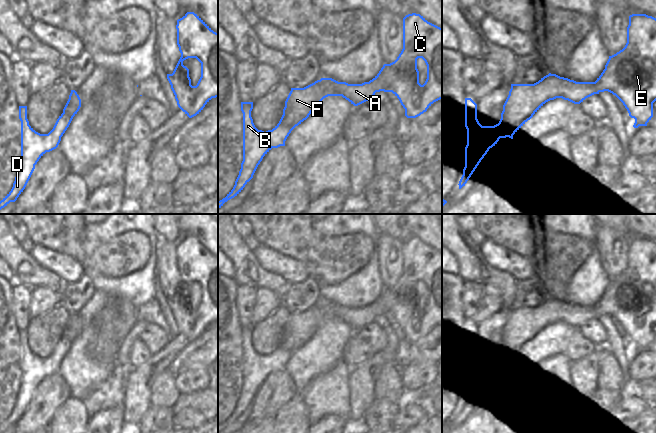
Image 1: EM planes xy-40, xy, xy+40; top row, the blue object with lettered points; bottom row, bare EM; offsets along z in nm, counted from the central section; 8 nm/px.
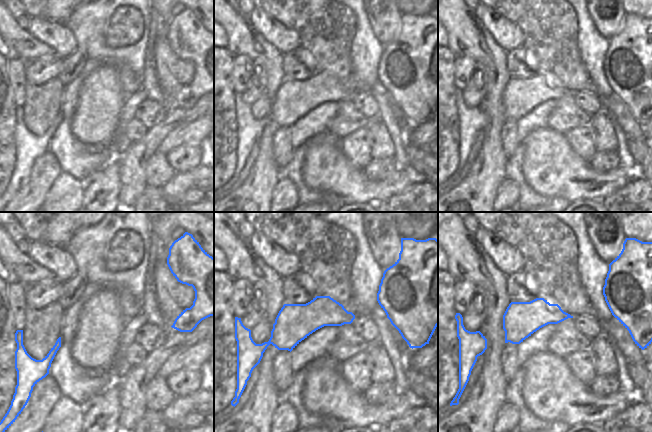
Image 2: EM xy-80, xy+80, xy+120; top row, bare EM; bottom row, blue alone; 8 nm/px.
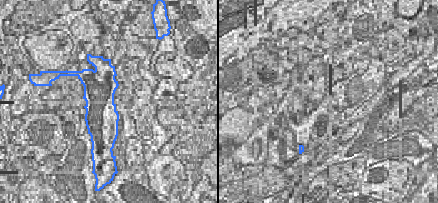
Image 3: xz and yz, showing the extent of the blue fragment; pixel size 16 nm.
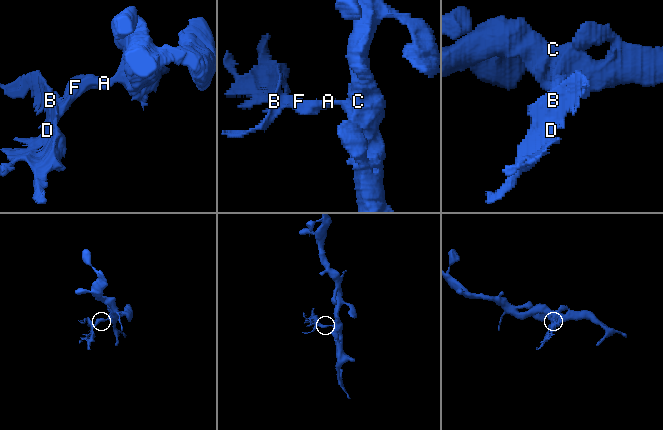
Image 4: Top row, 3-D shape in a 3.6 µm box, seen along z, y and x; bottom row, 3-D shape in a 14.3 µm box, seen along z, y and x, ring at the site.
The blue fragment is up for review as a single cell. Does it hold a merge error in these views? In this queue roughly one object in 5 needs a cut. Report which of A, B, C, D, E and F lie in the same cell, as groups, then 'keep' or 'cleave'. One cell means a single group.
groups A B D F / C E; cleave

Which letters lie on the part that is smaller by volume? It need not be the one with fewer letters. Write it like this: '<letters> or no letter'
A, B, D, F

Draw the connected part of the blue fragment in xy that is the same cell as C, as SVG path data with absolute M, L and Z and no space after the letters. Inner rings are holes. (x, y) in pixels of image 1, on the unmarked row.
M412 237L403 242L403 273L397 283L384 288L379 297L369 305L377 316L392 316L405 333L407 342L416 342L427 335L436 325L442 323L442 252L428 246L420 238ZM422 282L427 289L427 303L423 309L419 307L417 283Z

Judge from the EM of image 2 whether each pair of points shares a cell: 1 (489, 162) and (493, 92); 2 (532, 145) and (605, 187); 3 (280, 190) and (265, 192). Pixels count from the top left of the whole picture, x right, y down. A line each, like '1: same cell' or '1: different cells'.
1: same cell
2: same cell
3: different cells

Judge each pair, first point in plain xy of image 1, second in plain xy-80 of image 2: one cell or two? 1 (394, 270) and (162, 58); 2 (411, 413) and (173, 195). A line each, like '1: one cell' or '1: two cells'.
1: one cell
2: two cells

